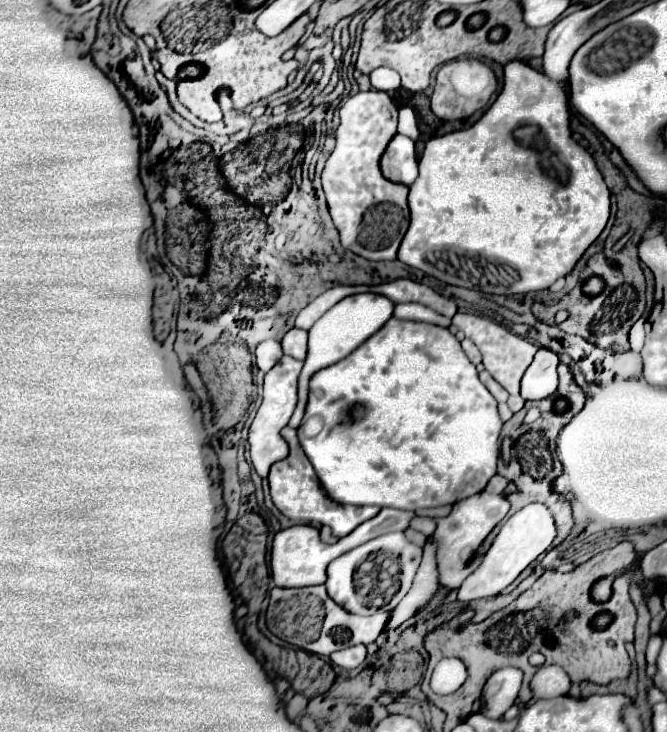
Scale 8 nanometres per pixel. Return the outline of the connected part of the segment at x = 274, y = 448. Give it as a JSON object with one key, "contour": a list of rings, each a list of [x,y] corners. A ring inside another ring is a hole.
{"contour":[[[283,356],[263,378],[263,400],[261,400],[261,406],[255,414],[255,420],[249,428],[249,454],[251,454],[251,464],[255,468],[255,472],[259,474],[259,478],[267,478],[267,472],[271,468],[273,462],[277,460],[283,460],[287,454],[289,454],[289,448],[287,448],[287,442],[281,438],[279,430],[289,422],[291,414],[293,414],[293,408],[295,408],[295,402],[297,402],[297,376],[299,376],[299,370],[301,370],[301,364],[299,360],[293,360],[291,356]]]}

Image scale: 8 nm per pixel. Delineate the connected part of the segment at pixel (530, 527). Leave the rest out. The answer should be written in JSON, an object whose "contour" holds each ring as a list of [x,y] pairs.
{"contour":[[[527,504],[521,510],[517,510],[513,516],[509,516],[503,524],[499,534],[495,536],[491,548],[487,550],[483,562],[475,572],[471,572],[461,588],[457,590],[459,602],[479,600],[479,598],[493,598],[497,596],[505,586],[509,586],[539,554],[543,554],[555,538],[555,522],[551,512],[545,504]]]}

